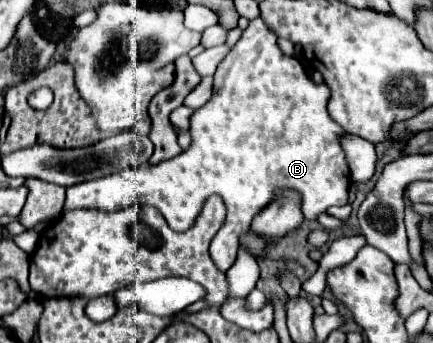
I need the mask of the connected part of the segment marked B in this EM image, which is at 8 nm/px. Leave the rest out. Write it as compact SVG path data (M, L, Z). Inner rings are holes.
M262 18L250 20L236 46L226 54L214 74L212 98L202 108L194 110L194 114L190 116L190 148L156 166L128 168L110 174L108 178L96 178L68 188L62 214L80 208L116 212L126 210L134 204L148 204L162 212L172 230L188 230L200 216L204 202L212 194L216 194L224 200L226 218L224 226L213 238L209 250L212 260L218 264L218 269L226 272L235 262L240 234L244 230L250 230L252 218L258 214L258 210L264 210L268 202L274 202L278 192L296 190L300 194L302 214L308 220L316 220L318 214L326 212L326 208L330 206L348 204L350 170L340 148L340 136L344 134L344 130L330 118L326 110L328 94L328 86L316 84L308 78L300 60L280 52L276 36L268 30Z

